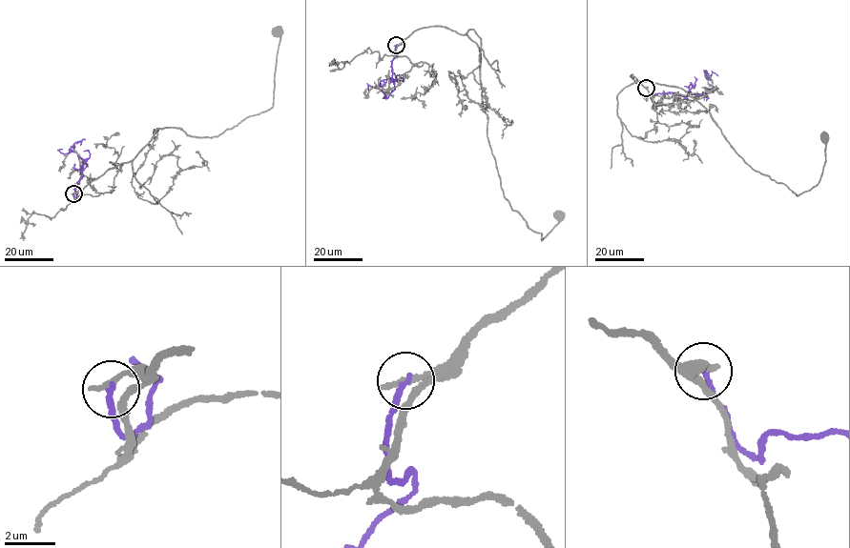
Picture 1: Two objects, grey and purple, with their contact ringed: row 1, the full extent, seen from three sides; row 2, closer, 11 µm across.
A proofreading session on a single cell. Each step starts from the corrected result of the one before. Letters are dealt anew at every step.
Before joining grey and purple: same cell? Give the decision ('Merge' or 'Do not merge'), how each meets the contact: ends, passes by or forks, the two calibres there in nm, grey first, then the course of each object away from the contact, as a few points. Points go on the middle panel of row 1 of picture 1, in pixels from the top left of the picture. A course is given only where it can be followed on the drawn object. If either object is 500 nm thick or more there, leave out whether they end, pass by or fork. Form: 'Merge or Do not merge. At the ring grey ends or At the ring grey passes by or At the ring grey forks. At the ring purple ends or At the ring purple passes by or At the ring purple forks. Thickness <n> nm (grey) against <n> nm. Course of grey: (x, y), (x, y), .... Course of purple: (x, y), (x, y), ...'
Do not merge. At the ring grey ends. At the ring purple ends. Thickness 240 nm (grey) against 200 nm. Course of grey: (396, 45), (416, 30), (438, 25), (475, 43), (487, 132), (504, 196), (542, 240), (559, 213). Course of purple: (396, 45), (395, 52), (397, 55), (392, 66), (395, 90), (385, 94), (380, 88), (381, 80), (399, 78)

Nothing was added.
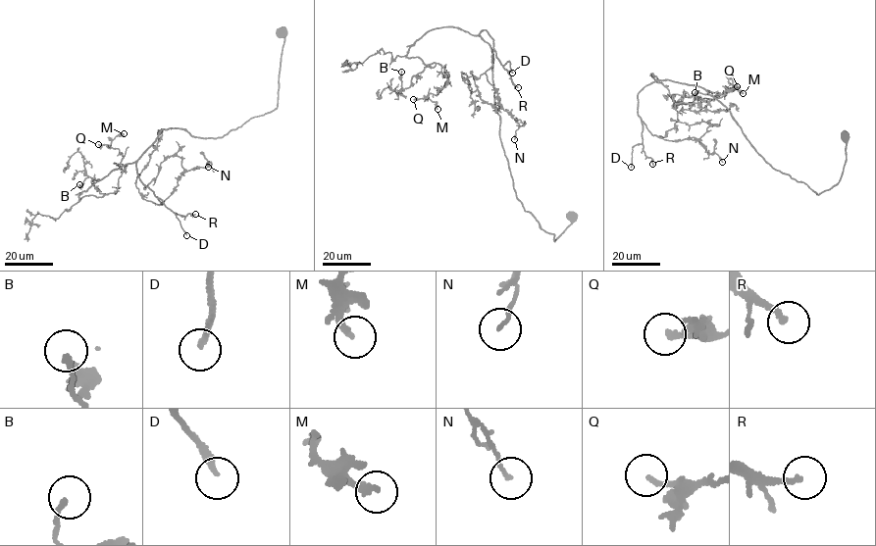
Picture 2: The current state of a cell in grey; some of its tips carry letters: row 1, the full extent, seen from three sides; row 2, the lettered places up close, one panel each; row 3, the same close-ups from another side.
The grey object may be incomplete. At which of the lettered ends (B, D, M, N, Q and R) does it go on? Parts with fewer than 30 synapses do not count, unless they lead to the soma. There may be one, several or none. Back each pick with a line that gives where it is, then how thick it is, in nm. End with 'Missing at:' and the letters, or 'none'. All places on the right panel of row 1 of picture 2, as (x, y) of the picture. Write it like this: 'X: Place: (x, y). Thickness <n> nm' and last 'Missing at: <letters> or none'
D: Place: (631, 167). Thickness 220 nm
R: Place: (652, 164). Thickness 190 nm
Missing at: D, R

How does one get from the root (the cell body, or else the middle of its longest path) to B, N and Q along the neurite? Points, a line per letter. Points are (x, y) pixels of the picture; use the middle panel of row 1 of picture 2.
B: (572, 215), (554, 241), (516, 197), (482, 37), (428, 31), (406, 57), (436, 65), (403, 89), (401, 72)
N: (572, 215), (554, 241), (516, 197), (492, 51), (481, 30), (493, 40), (488, 80), (523, 124), (514, 139)
Q: (572, 215), (554, 241), (516, 197), (482, 37), (449, 26), (417, 39), (406, 57), (449, 76), (413, 99)

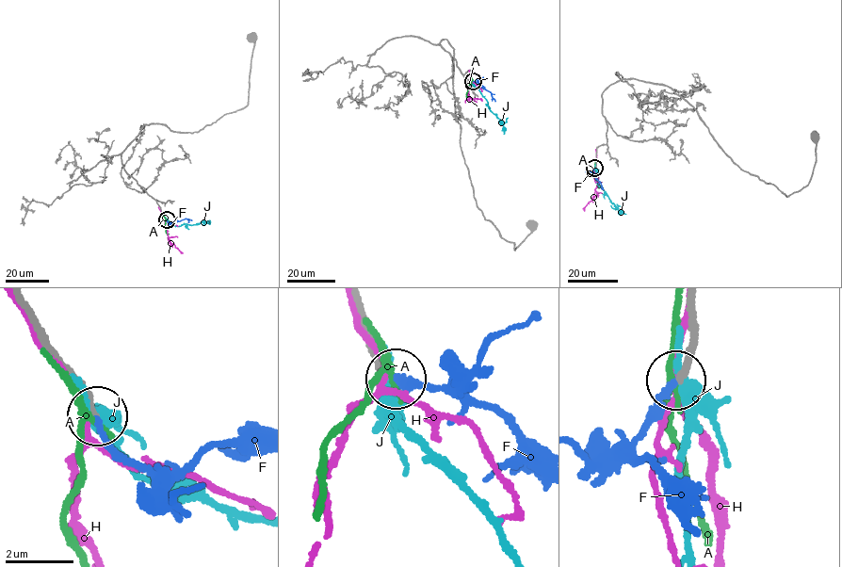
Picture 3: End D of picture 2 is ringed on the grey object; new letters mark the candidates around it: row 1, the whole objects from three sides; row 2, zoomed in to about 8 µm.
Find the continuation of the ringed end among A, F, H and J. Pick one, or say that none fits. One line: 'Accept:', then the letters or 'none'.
Accept: F

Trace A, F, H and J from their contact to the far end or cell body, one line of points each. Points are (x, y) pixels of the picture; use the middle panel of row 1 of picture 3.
A: (473, 81), (467, 88), (469, 96)
F: (473, 81), (484, 87), (495, 102)
H: (472, 81), (467, 95), (482, 101)
J: (473, 81), (490, 110), (500, 120), (504, 134)

